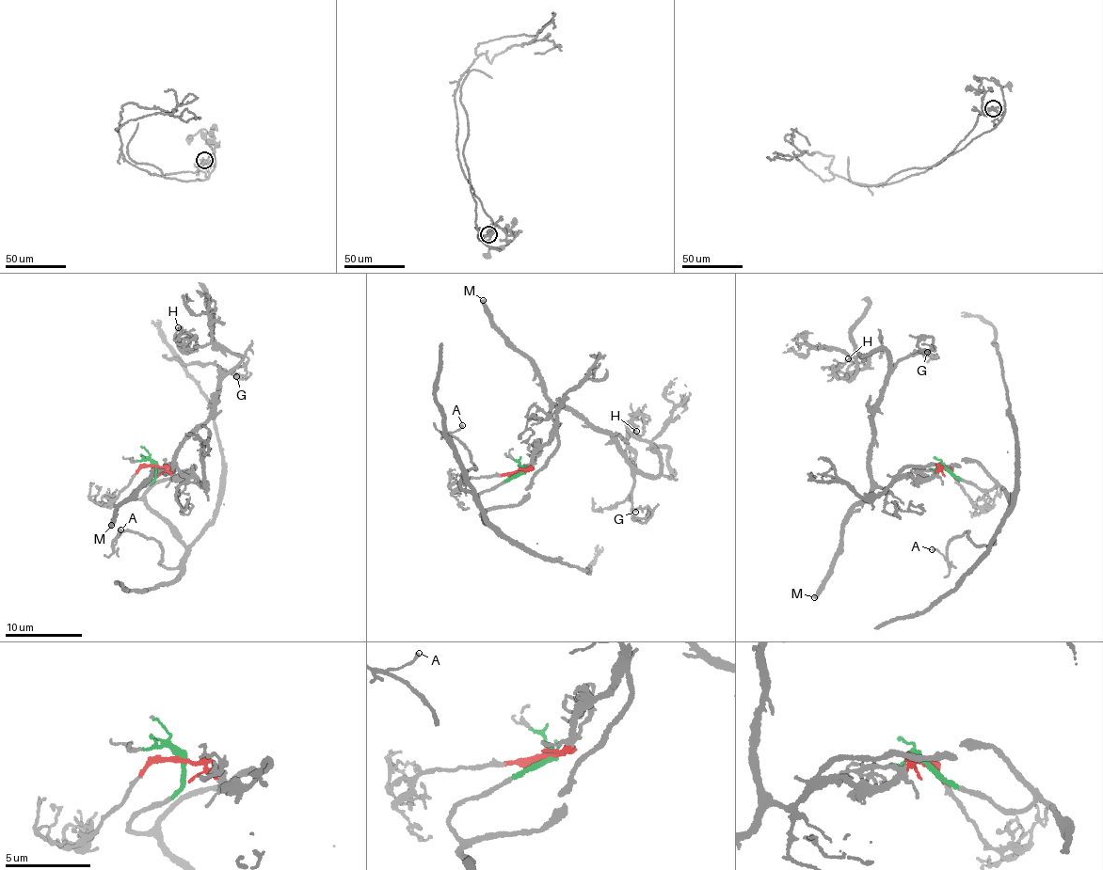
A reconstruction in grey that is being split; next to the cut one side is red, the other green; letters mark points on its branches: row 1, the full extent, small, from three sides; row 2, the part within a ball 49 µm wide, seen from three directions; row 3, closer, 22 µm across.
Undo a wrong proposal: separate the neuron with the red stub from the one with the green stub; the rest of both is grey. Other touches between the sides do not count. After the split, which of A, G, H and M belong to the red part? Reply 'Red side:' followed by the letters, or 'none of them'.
Red side: G, H, M

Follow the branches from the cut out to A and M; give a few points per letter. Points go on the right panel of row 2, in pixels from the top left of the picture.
A: (944, 466), (975, 486), (998, 485), (1010, 506), (991, 546), (967, 531), (946, 552), (932, 550)
M: (944, 466), (923, 479), (873, 487), (858, 502), (814, 598)

